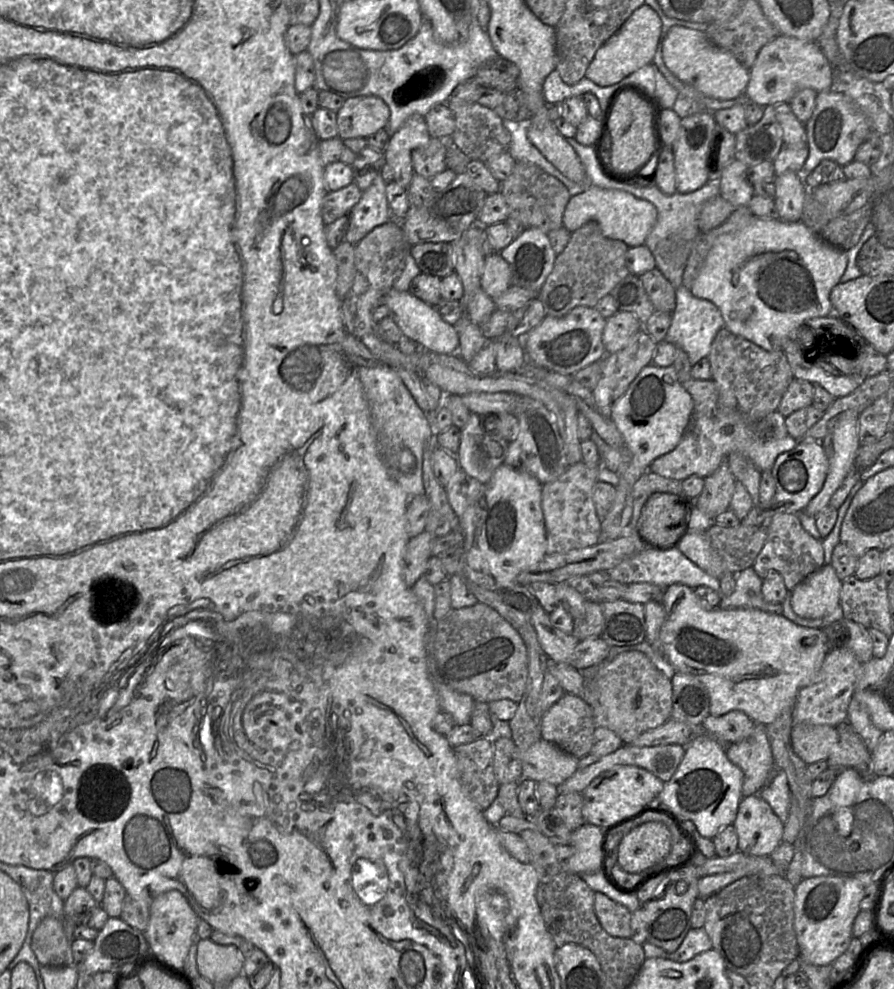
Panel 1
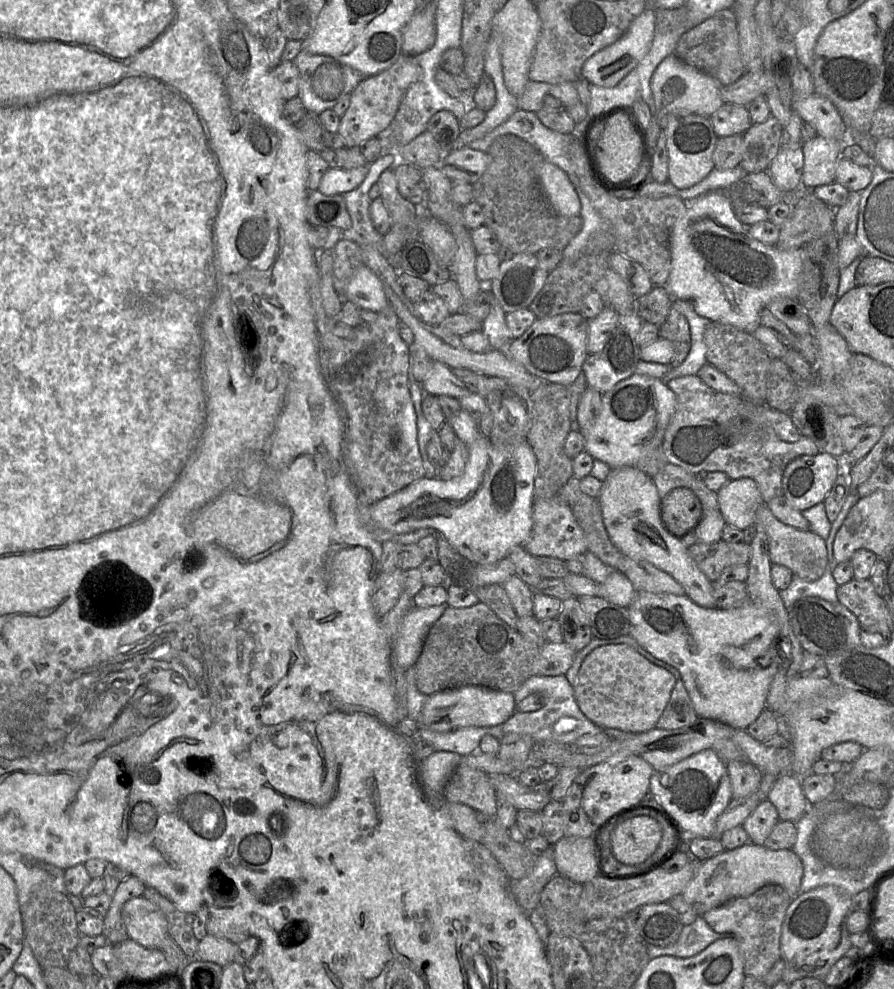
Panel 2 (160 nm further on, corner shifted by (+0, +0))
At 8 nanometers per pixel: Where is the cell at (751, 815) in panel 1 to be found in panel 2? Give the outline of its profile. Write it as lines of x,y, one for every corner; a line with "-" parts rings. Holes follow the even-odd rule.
767,799
759,803
741,825
749,836
749,841
763,845
775,825
780,821
776,807

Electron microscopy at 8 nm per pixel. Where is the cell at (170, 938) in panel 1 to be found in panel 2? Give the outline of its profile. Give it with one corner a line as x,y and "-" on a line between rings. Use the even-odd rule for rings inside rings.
142,895
124,904
122,919
128,937
144,947
160,947
160,942
169,937
165,915

